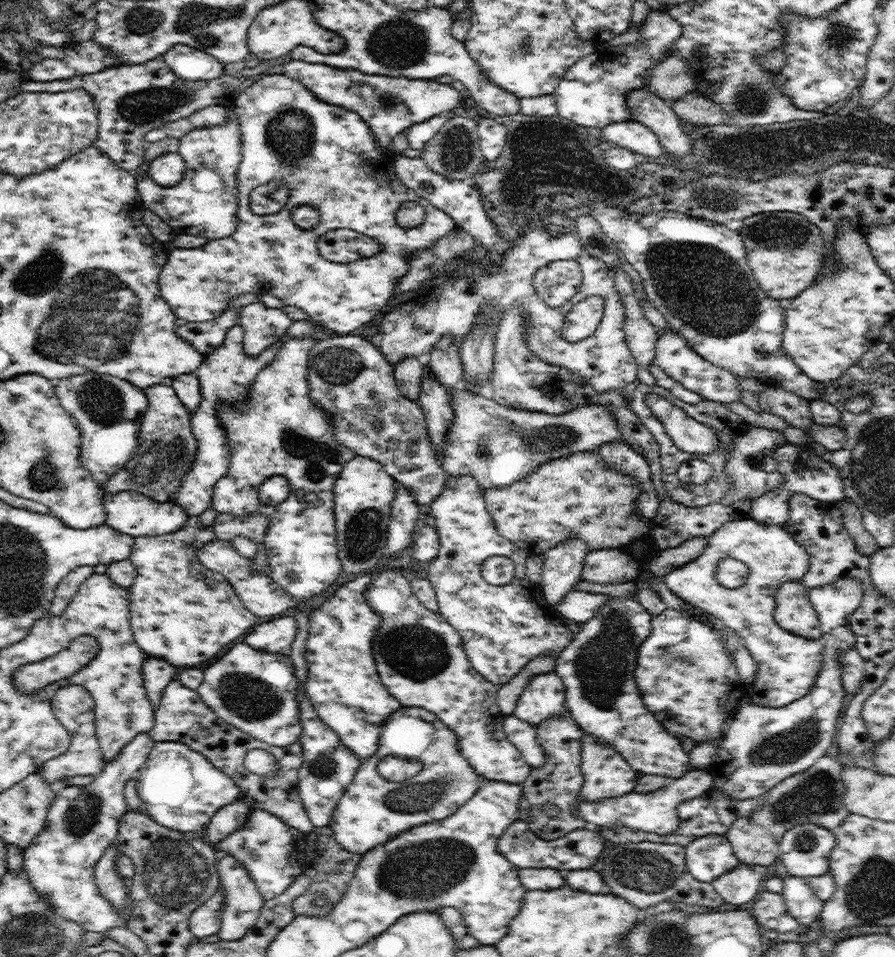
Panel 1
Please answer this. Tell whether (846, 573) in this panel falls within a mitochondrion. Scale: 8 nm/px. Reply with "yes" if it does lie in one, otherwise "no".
no

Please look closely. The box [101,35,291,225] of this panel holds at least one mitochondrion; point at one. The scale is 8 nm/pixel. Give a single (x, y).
(152, 103)

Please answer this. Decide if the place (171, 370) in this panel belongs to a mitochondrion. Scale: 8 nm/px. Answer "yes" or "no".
no

